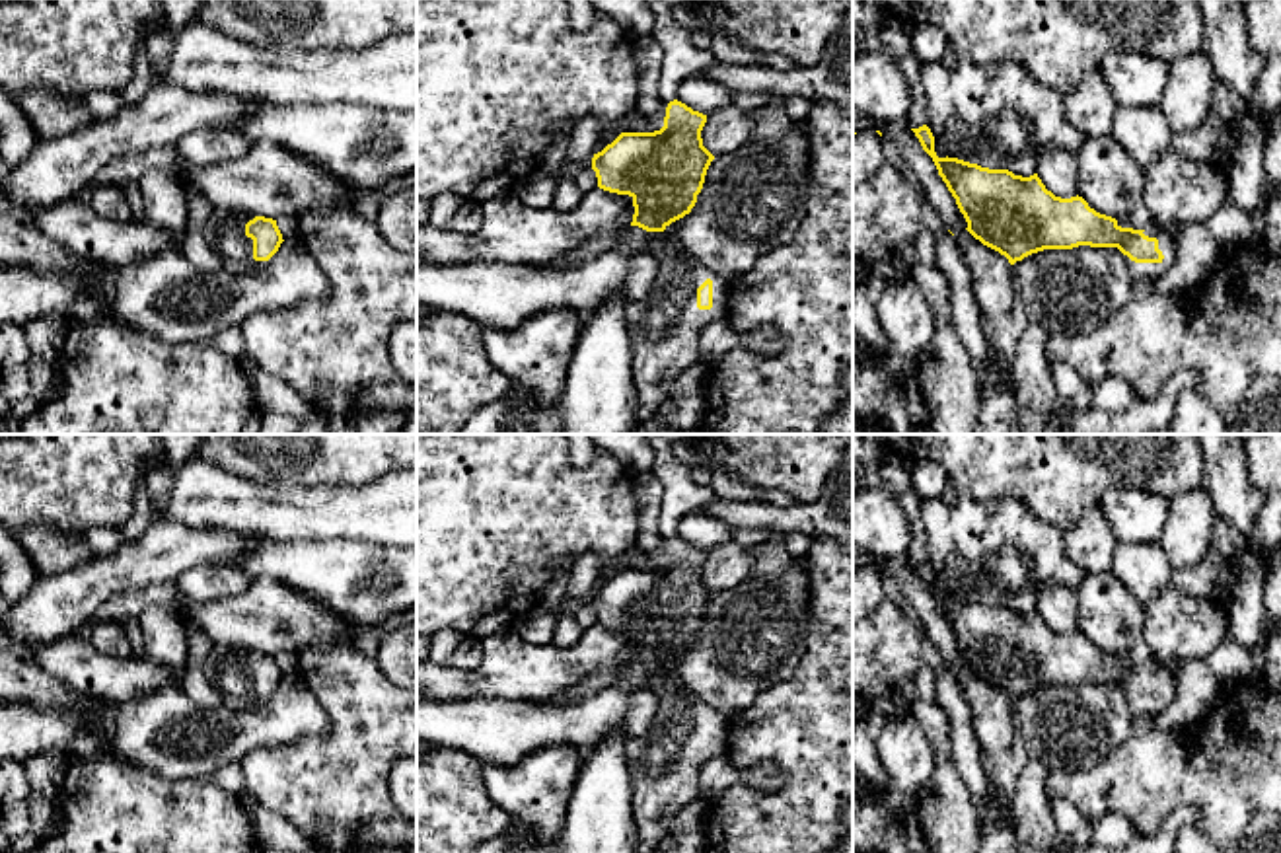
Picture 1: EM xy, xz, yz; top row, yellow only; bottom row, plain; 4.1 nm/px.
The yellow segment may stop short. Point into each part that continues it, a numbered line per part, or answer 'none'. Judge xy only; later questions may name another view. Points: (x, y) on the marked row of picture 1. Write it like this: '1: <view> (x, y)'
1: xy (224, 232)

